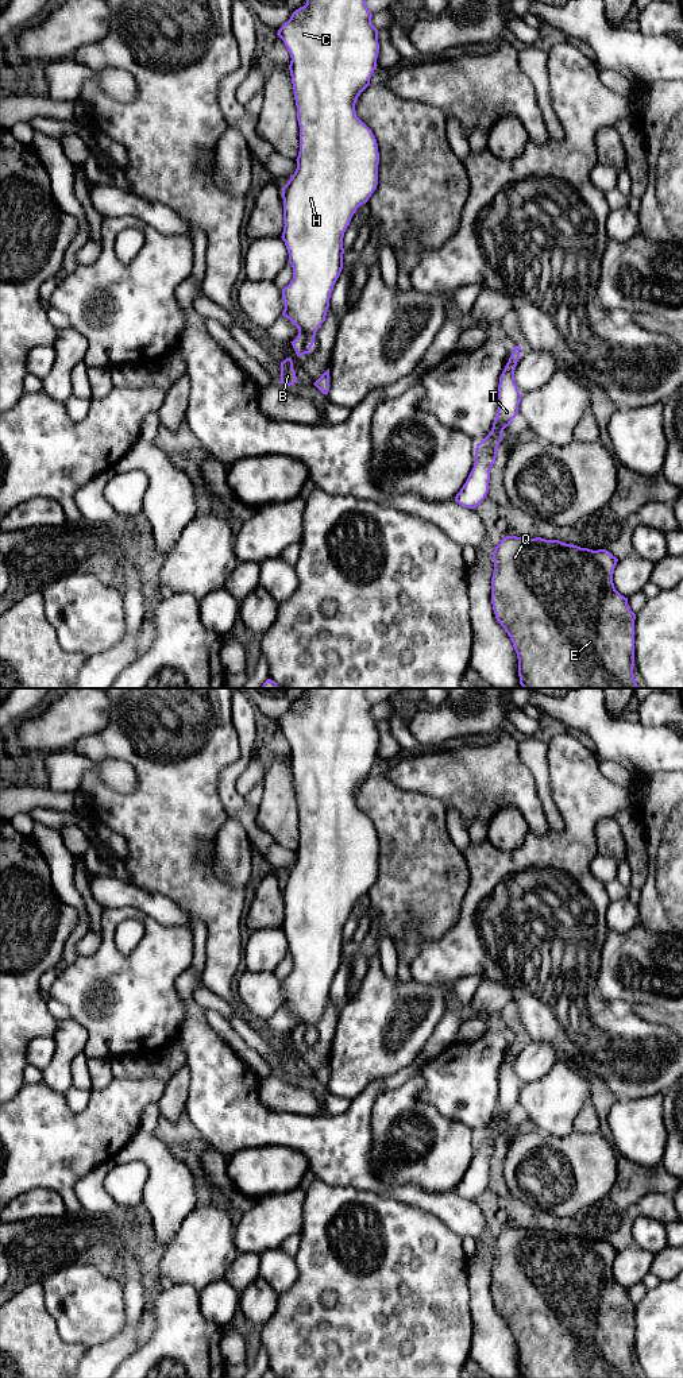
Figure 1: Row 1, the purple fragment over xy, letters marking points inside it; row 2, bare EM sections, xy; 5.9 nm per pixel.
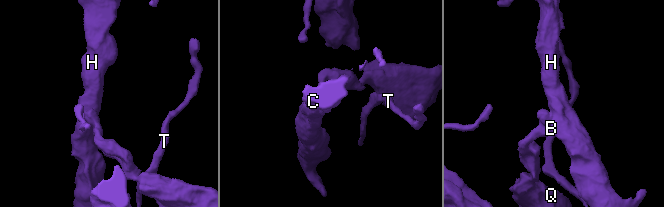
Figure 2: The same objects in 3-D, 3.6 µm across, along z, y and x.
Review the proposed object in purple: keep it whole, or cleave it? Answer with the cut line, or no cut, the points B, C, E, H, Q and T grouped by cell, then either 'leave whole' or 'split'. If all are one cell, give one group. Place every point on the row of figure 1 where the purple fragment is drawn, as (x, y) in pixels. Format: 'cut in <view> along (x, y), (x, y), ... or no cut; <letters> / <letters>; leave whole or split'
cut in xy along (309, 347), (305, 352); B C H T / E Q; split

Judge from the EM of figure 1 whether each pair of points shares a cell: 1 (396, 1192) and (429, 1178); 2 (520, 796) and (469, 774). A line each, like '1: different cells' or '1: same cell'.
1: different cells
2: same cell

